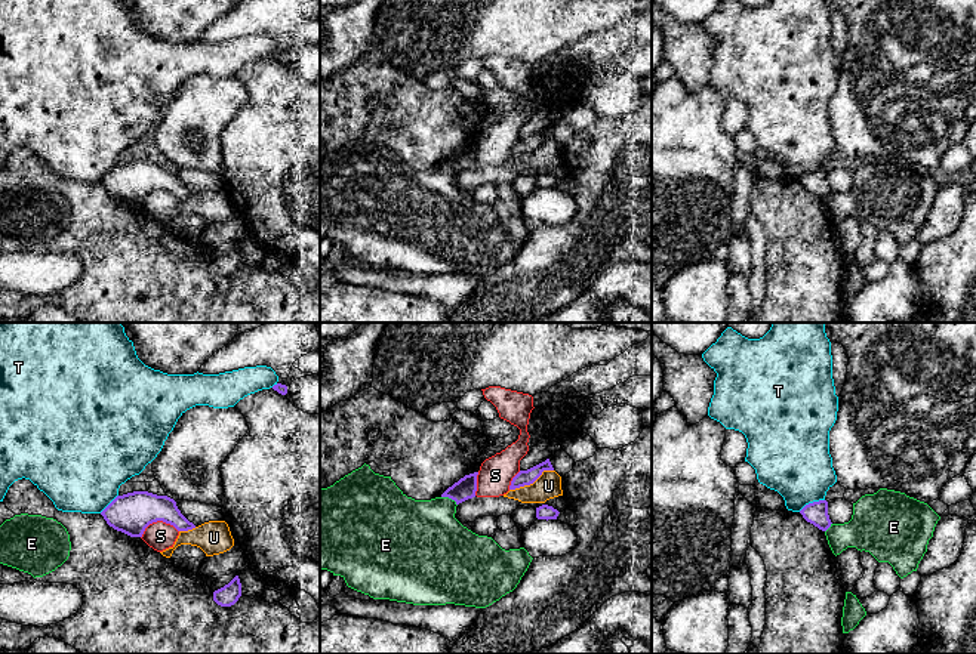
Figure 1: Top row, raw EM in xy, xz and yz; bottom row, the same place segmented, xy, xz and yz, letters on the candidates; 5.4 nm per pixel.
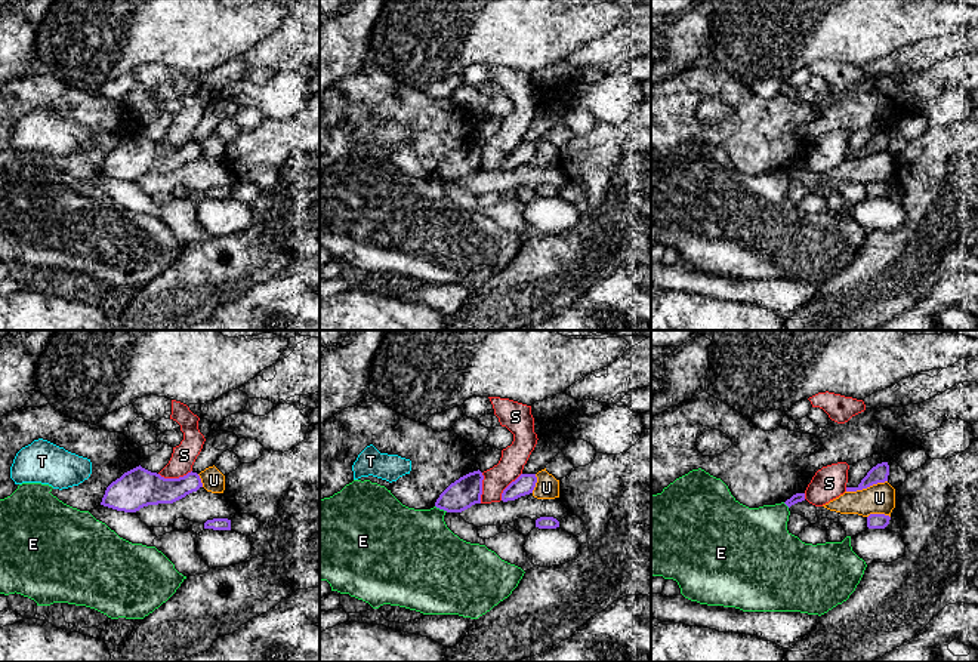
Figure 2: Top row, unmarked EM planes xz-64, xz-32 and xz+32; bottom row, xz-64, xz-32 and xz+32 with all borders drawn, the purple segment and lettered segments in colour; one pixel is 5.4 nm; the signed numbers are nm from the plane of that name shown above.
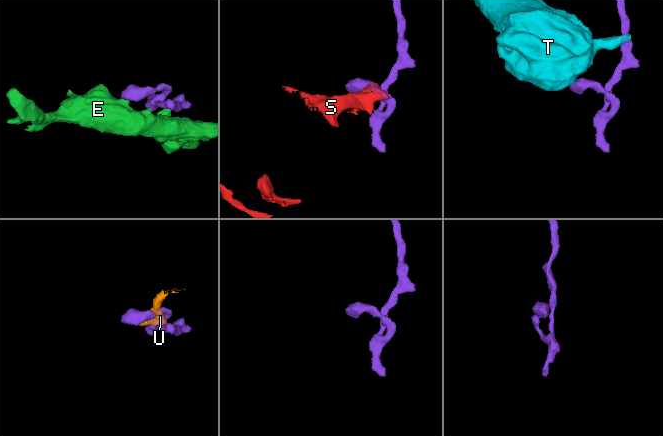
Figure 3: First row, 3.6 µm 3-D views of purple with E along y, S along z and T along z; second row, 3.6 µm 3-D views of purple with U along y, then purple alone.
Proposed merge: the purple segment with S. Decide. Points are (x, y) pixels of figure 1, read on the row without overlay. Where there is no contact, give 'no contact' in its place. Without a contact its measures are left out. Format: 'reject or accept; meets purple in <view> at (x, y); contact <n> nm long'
reject; meets purple in xy at (157, 188); contact 220 nm long

